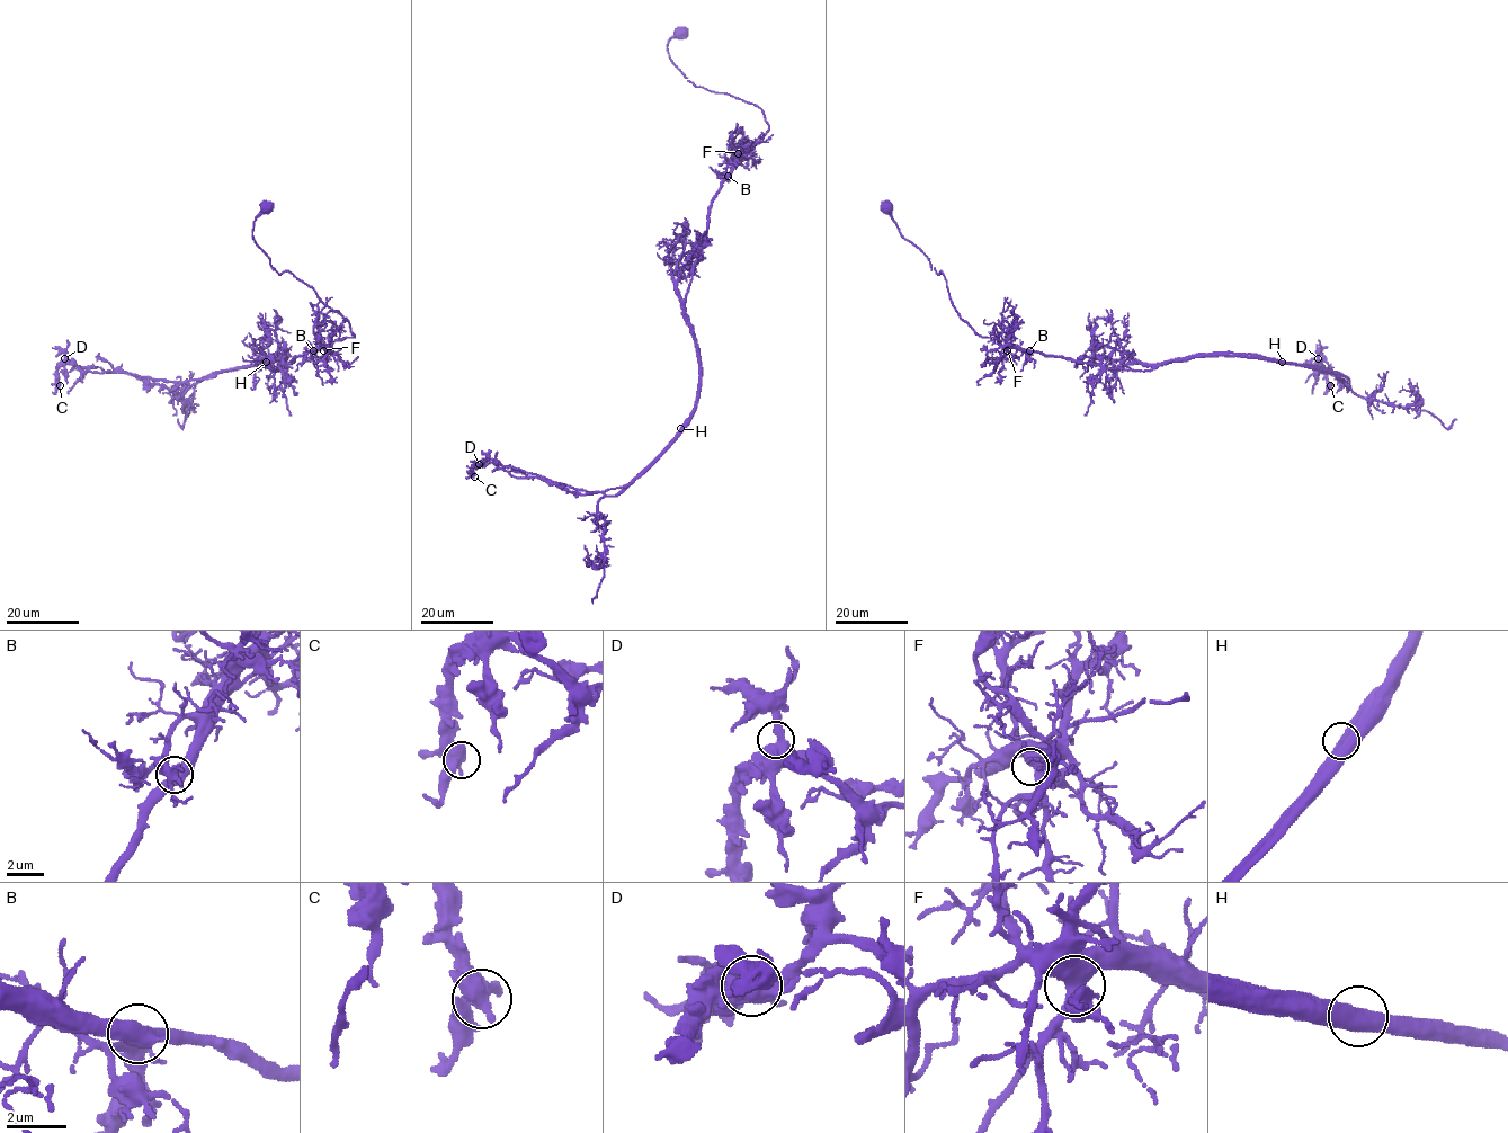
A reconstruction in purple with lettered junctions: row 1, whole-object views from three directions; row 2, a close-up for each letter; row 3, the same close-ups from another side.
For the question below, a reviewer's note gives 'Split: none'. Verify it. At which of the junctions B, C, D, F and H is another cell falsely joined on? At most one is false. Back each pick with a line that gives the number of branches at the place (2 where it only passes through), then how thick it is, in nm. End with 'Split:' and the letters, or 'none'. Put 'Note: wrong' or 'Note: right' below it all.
H: 2 | 550 nm
Split: H
Note: wrong

